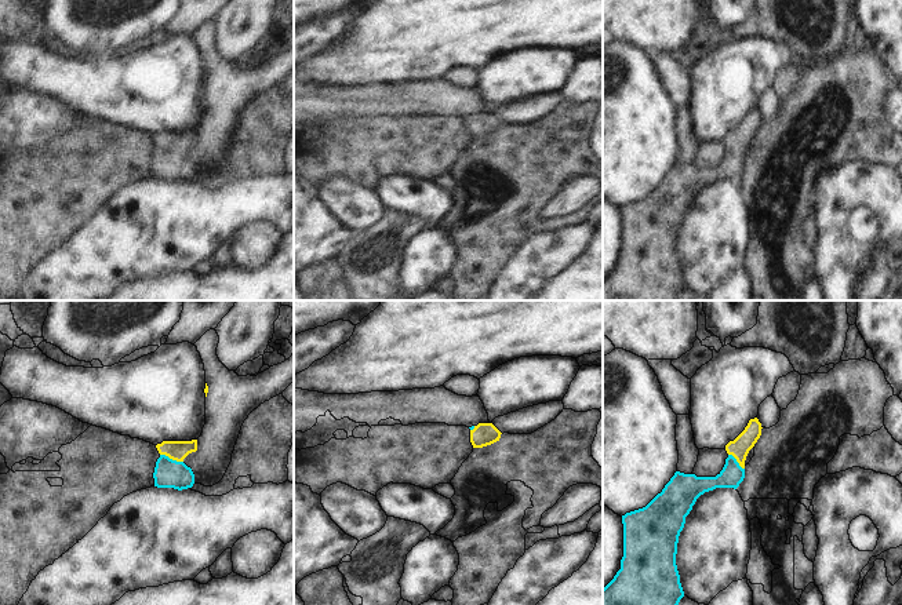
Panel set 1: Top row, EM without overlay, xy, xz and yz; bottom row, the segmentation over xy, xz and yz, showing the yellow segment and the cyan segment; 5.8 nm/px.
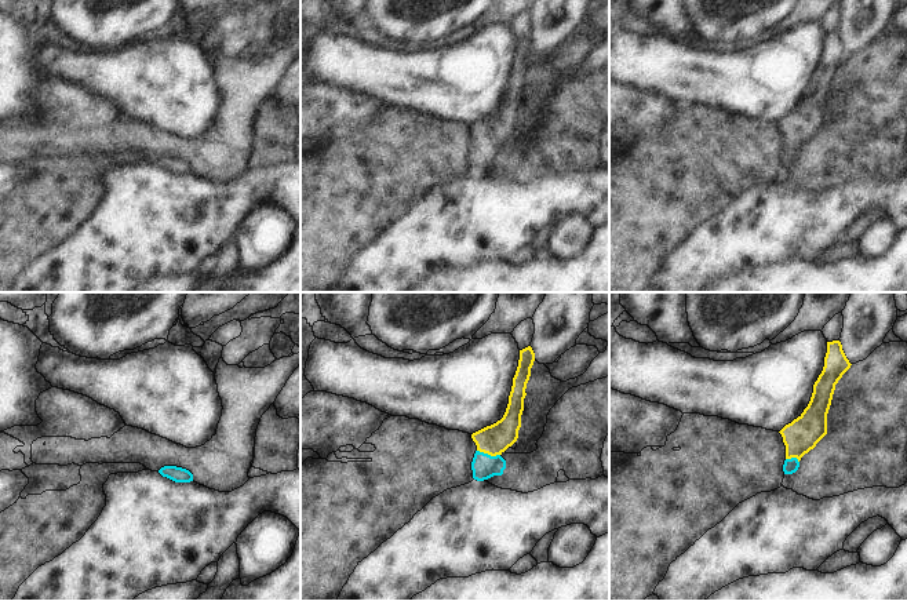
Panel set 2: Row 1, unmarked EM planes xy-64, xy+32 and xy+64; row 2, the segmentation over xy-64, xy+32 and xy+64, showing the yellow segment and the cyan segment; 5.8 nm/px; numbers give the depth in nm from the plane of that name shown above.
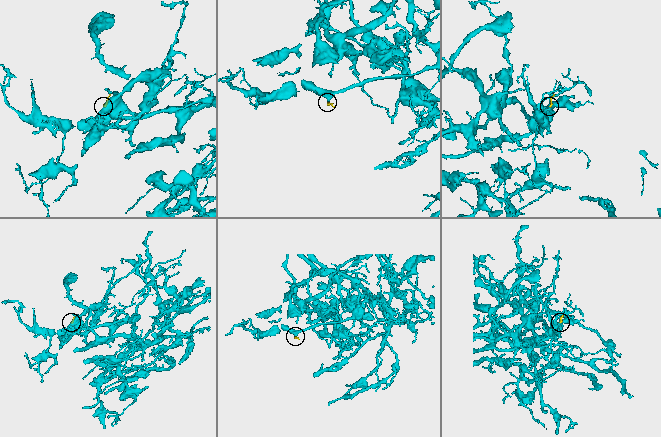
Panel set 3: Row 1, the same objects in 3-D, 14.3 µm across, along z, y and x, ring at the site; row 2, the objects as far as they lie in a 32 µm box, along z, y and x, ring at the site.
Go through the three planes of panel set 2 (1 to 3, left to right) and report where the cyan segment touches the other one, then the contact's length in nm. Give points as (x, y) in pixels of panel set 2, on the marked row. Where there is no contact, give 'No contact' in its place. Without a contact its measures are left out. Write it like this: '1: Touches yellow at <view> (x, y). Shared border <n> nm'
1: No contact
2: Touches yellow at xy+32 (488, 454). Shared border 140 nm
3: Touches yellow at xy+64 (793, 456). Shared border 80 nm.

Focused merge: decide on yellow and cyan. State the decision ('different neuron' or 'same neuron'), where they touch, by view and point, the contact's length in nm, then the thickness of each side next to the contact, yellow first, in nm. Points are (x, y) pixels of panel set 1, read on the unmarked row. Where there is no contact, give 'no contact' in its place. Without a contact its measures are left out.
same neuron; contact xy (171, 149); length 140 nm; calibres 110 and 170 nm

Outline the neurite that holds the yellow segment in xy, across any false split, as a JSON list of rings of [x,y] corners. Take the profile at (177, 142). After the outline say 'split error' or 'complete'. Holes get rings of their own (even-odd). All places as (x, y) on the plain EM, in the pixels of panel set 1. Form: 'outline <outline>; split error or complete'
outline [[[197,131],[163,132],[156,136],[160,149],[156,153],[153,170],[157,179],[174,179],[178,182],[192,179],[194,165],[183,150],[197,142]]]; split error

